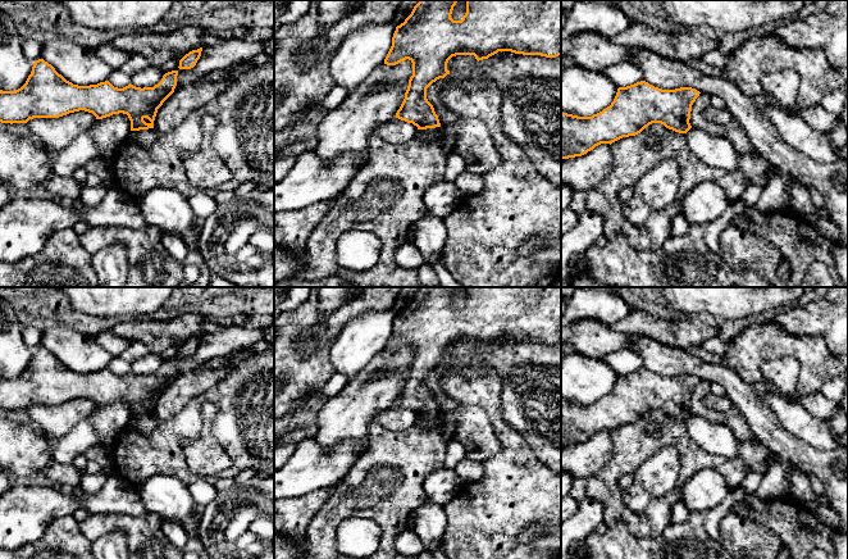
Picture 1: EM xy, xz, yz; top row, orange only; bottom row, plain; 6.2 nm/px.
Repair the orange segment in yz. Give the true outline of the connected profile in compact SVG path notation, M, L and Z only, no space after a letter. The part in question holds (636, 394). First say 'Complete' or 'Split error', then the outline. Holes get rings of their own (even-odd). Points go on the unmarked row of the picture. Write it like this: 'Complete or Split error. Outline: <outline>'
Complete. Outline: M646 368L619 374L610 394L592 404L561 399L561 446L582 444L601 431L635 423L652 410L687 421L692 392L699 383L692 374L662 377Z

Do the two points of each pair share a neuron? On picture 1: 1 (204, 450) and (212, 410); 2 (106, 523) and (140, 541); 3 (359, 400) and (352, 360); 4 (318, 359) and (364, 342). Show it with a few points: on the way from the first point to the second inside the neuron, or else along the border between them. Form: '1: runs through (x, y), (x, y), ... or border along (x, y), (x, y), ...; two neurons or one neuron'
1: runs through (206, 440), (206, 421); one neuron
2: runs through (115, 523), (123, 523), (132, 532); one neuron
3: border along (377, 354), (349, 380); two neurons
4: border along (342, 328), (329, 349), (329, 362), (333, 371); two neurons

